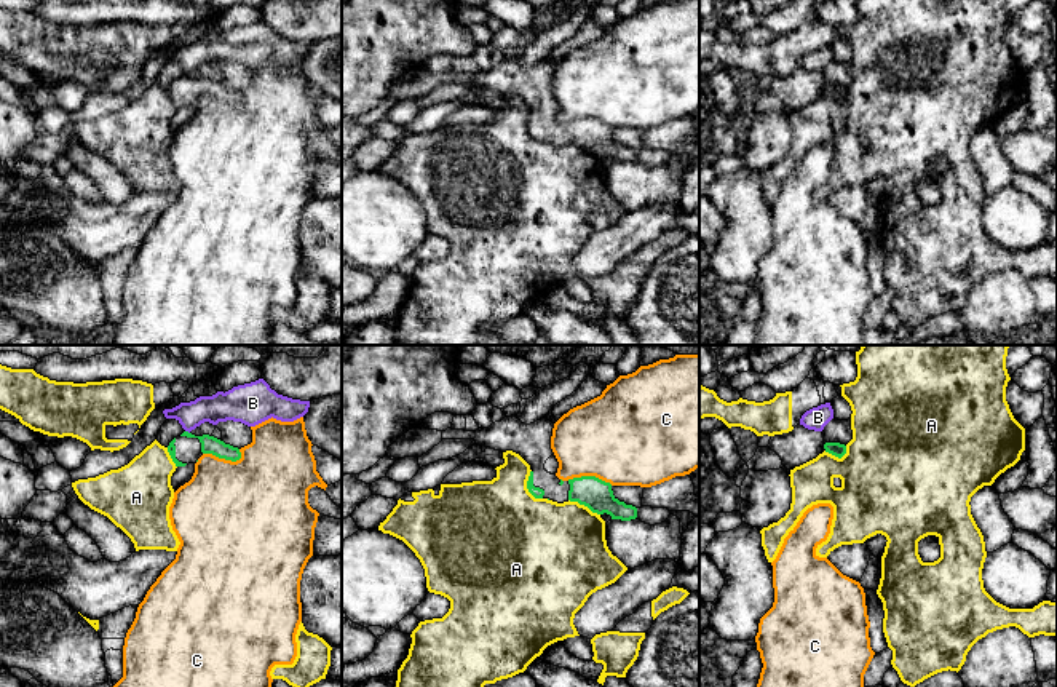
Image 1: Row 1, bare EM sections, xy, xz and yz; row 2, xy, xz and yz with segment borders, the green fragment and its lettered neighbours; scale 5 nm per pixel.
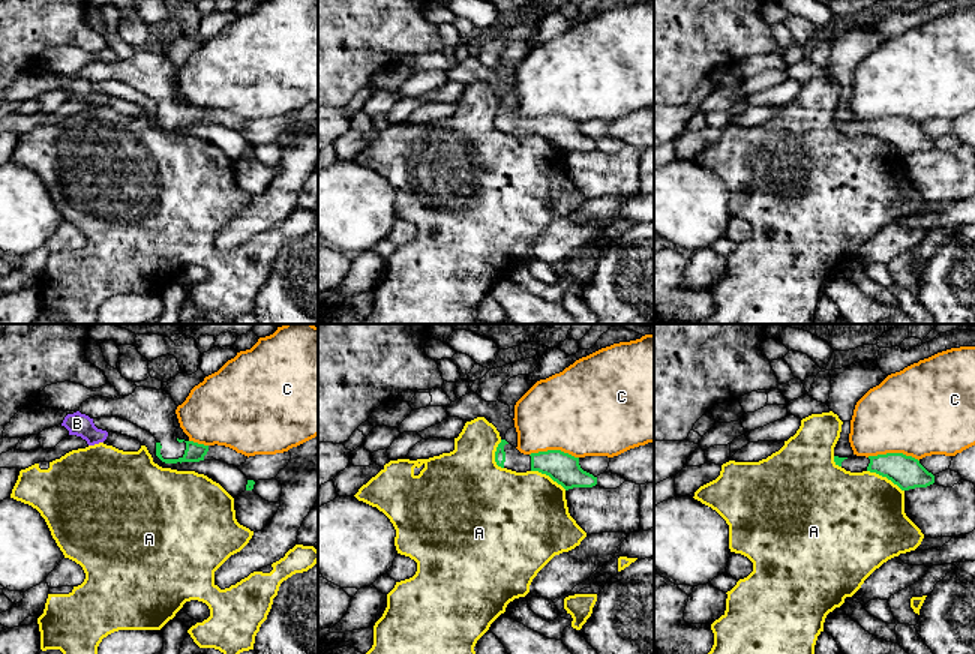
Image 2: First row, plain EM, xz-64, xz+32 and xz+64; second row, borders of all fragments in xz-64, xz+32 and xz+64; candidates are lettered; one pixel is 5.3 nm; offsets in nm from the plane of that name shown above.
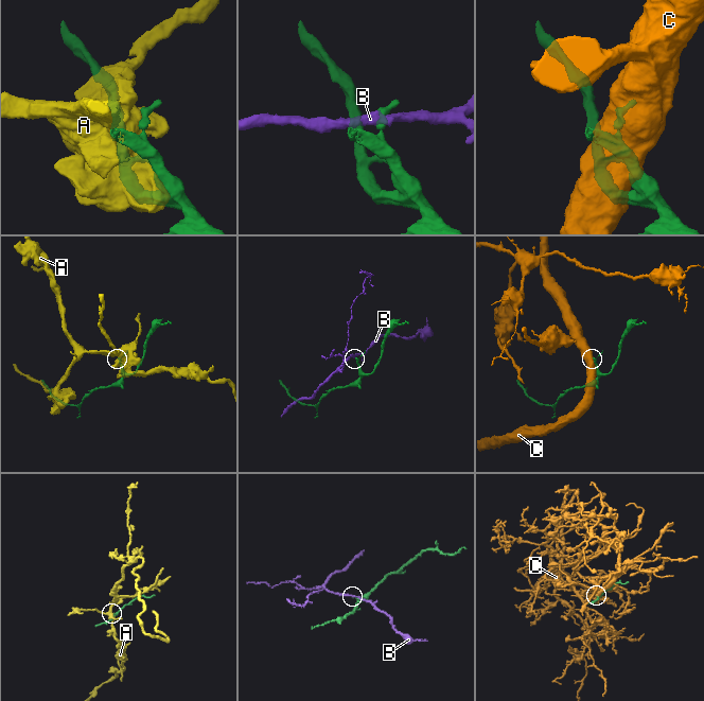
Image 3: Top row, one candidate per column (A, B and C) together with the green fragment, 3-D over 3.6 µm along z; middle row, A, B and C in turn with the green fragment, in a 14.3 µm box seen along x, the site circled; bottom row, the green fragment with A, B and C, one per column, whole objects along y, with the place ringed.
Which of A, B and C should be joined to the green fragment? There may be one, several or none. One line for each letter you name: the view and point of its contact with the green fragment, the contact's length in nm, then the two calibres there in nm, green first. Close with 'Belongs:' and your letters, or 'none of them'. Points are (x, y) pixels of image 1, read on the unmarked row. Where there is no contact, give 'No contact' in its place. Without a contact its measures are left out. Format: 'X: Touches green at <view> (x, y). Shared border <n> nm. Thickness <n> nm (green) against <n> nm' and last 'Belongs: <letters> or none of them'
Belongs: none of them

